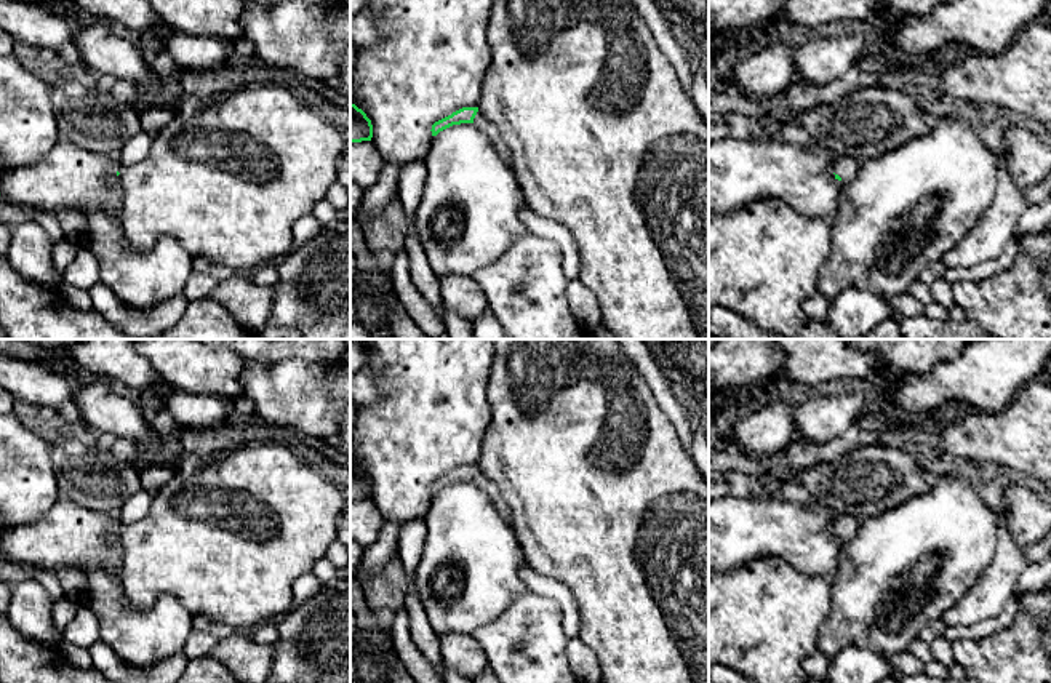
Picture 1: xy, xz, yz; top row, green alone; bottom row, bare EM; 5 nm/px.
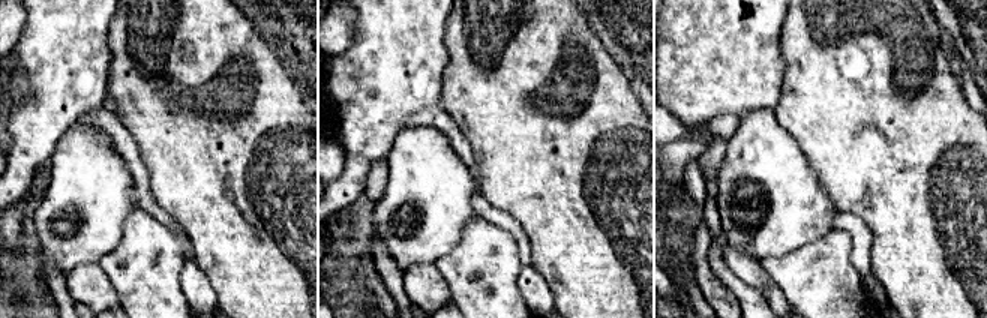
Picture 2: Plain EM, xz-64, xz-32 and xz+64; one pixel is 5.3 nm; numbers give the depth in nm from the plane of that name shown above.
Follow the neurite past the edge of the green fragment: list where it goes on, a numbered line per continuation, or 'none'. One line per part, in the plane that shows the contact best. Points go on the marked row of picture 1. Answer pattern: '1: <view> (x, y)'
1: xz (480, 122)

